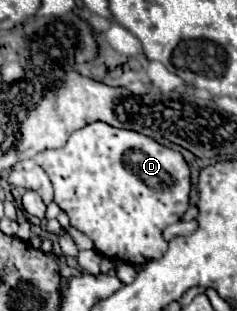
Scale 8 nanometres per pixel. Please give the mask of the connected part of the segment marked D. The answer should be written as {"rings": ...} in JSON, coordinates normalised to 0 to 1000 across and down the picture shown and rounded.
{"rings":[[[388,392],[321,418],[287,444],[278,469],[194,482],[177,540],[219,579],[228,650],[287,688],[295,720],[397,778],[414,817],[464,836],[591,855],[633,836],[684,830],[684,817],[709,797],[709,778],[684,765],[692,733],[759,707],[793,675],[810,592],[802,592],[802,540],[768,508],[768,495],[565,418],[506,418],[447,392]]]}

